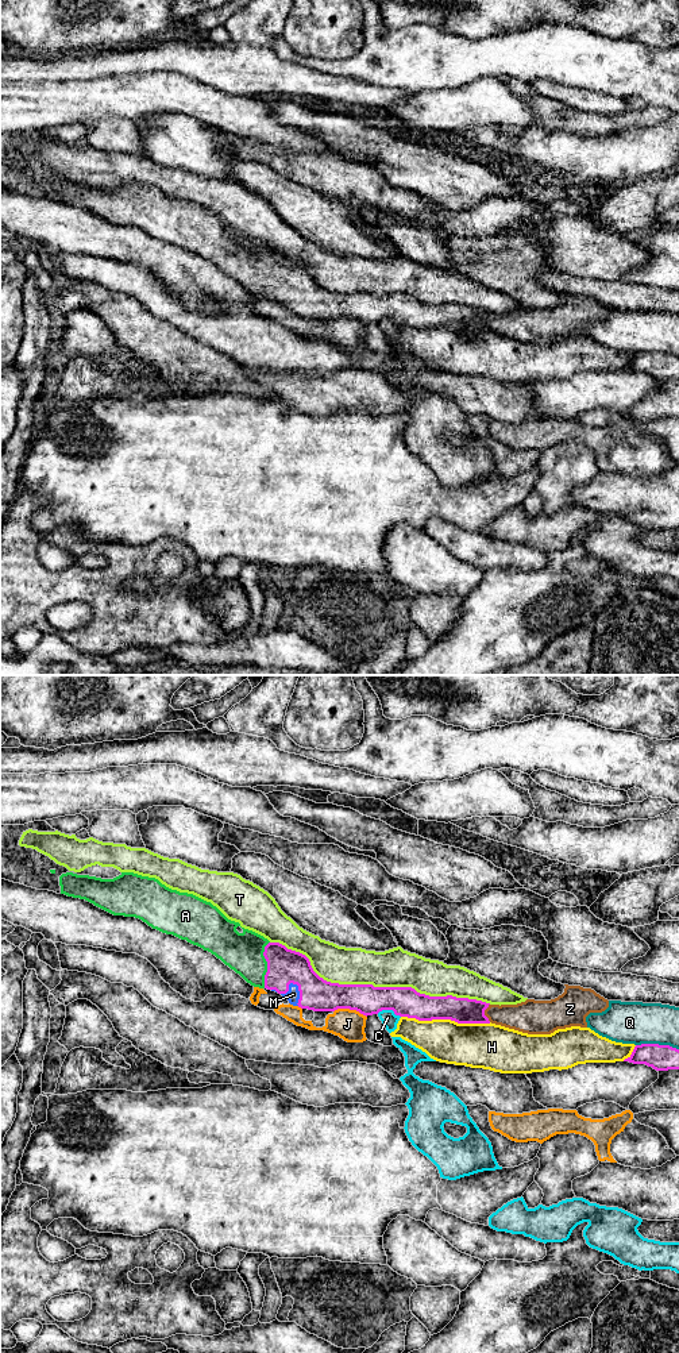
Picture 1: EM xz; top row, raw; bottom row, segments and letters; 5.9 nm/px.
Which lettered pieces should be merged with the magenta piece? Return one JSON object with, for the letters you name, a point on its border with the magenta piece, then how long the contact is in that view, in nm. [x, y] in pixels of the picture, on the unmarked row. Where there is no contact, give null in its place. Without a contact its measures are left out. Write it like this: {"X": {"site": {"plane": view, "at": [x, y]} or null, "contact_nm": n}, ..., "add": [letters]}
{"A": {"site": {"plane": "xz", "at": [267, 273]}, "contact_nm": 280}, "M": {"site": {"plane": "xz", "at": [300, 301]}, "contact_nm": 150}, "add": ["A", "M"]}

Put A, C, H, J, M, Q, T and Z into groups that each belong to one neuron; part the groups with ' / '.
A M / C / H / J / Q / T / Z

